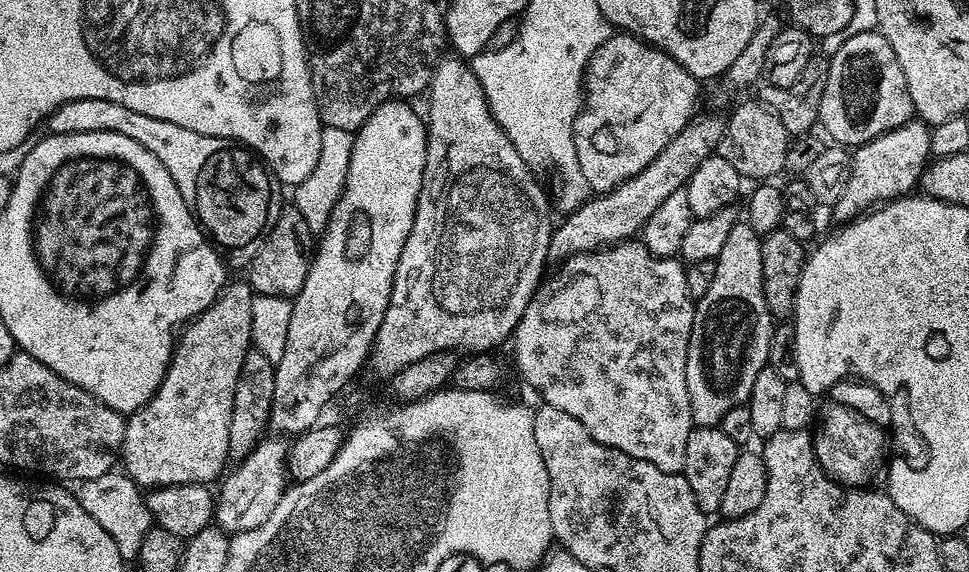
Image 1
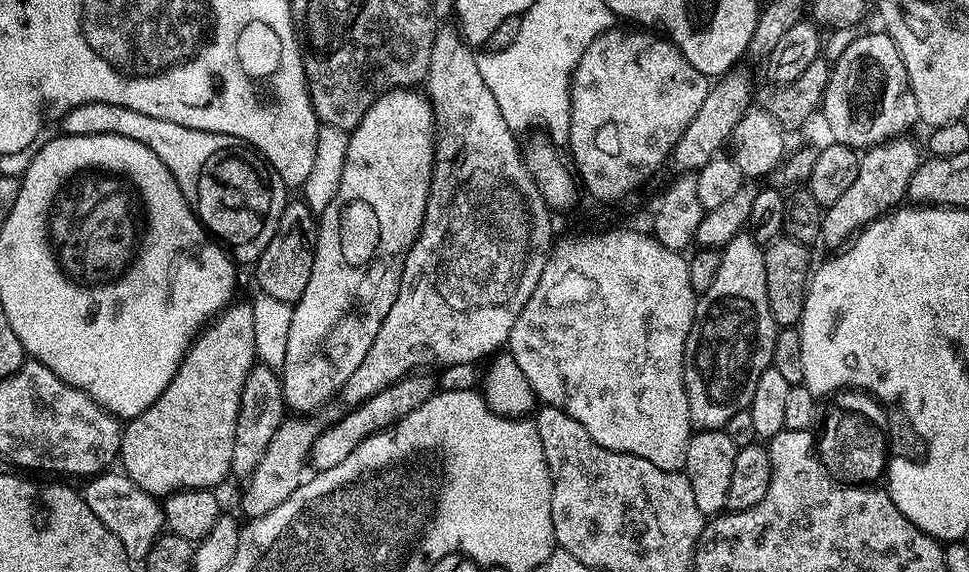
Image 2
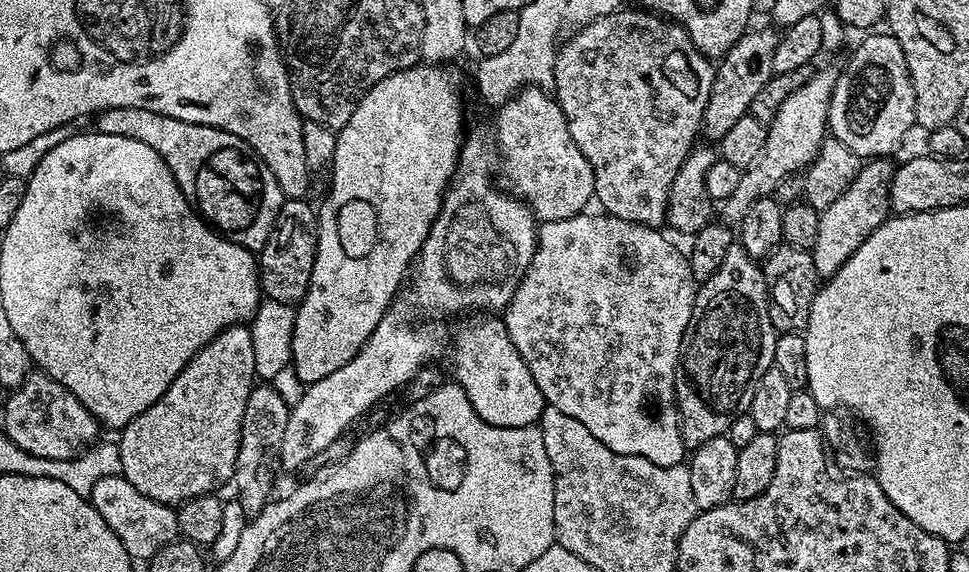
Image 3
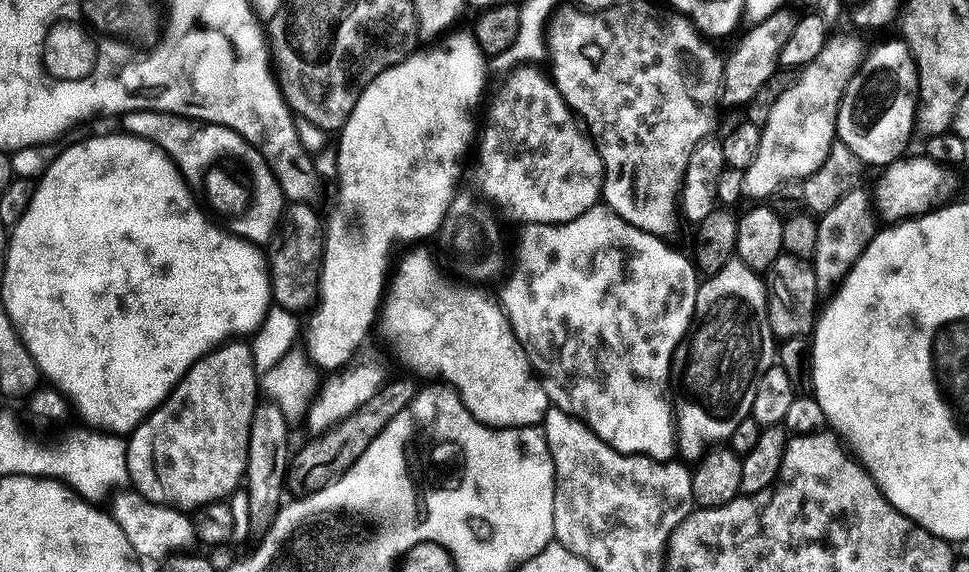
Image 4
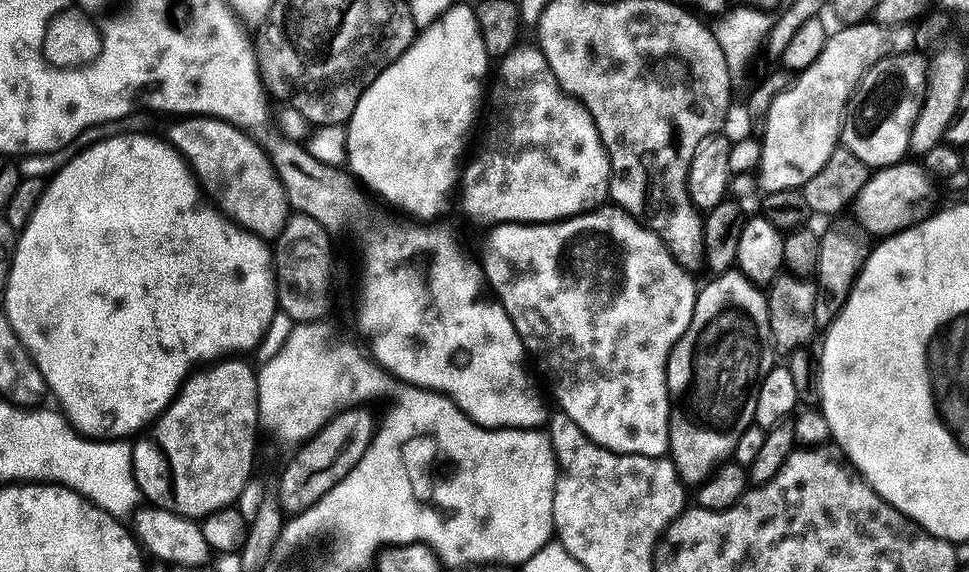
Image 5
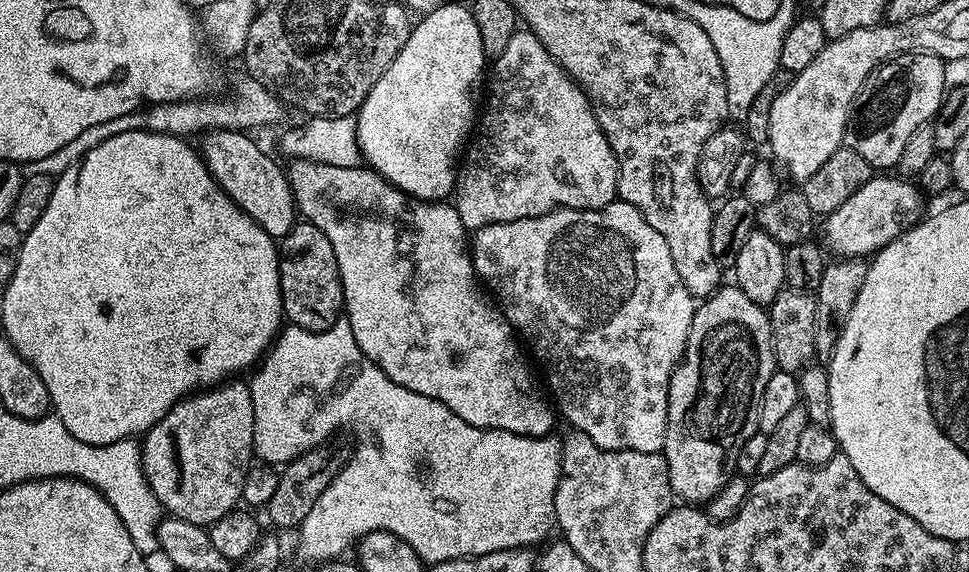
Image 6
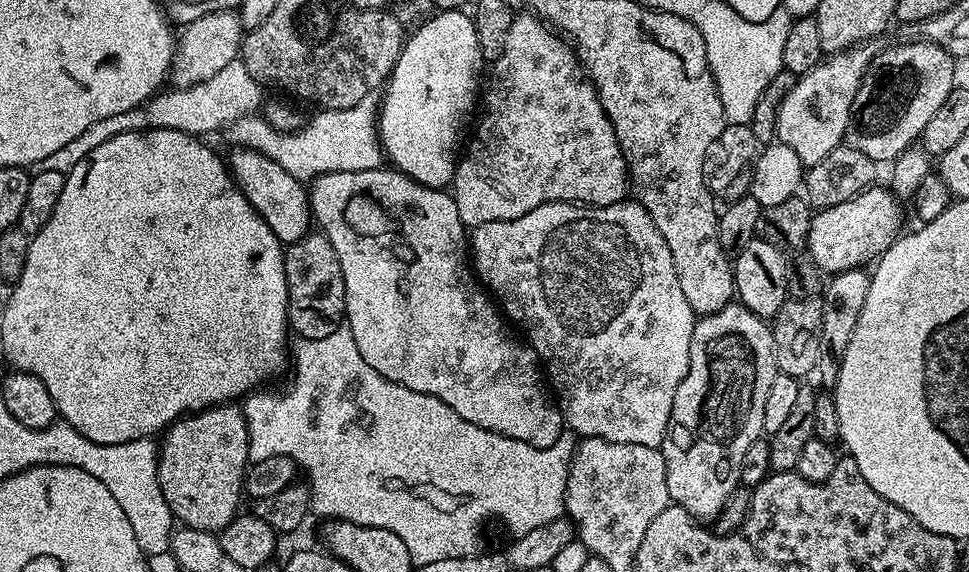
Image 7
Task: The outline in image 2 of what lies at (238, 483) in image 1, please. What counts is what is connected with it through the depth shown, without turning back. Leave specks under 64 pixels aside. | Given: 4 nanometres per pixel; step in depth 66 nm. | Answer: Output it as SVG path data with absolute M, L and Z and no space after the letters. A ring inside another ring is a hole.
M292 418L285 419L284 423L274 434L274 438L270 442L270 446L266 450L266 454L262 454L262 462L258 462L258 466L252 471L248 489L244 492L244 497L240 500L240 508L248 515L248 518L255 518L258 516L265 516L270 510L277 508L287 496L296 488L299 488L302 483L302 475L300 471L303 470L304 464L309 463L312 455L312 444L315 443L317 436L322 431L322 424L318 421L312 420L309 424L303 424L300 420L292 420Z

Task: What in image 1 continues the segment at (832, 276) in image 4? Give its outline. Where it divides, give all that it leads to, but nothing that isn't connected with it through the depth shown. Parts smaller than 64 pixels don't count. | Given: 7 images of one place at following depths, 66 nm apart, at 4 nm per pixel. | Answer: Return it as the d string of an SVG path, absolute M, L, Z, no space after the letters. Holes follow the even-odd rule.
M913 118L902 126L883 132L878 138L859 145L852 152L850 182L842 198L831 205L830 212L836 222L851 222L890 200L899 200L913 191L921 183L924 169L930 163L930 128L923 120Z

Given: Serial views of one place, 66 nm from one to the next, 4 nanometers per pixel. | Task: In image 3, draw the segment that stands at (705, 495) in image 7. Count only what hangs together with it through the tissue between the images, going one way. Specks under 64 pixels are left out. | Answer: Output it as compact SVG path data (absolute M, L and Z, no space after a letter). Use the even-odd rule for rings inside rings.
M734 242L730 250L726 250L726 262L722 262L718 274L699 285L692 307L692 323L684 332L676 363L676 406L680 410L680 432L689 449L695 450L702 442L725 435L738 417L748 415L758 378L773 367L777 335L768 313L768 283L764 280L764 269Z

